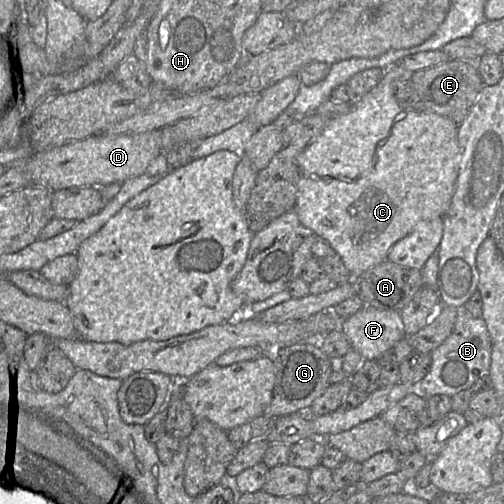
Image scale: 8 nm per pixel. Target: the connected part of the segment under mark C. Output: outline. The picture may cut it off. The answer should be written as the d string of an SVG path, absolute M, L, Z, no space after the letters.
M384 76L379 84L351 103L350 111L327 118L323 131L298 156L300 180L295 211L300 223L326 239L352 276L387 259L388 252L421 221L444 217L456 188L460 149L458 125L399 102Z

